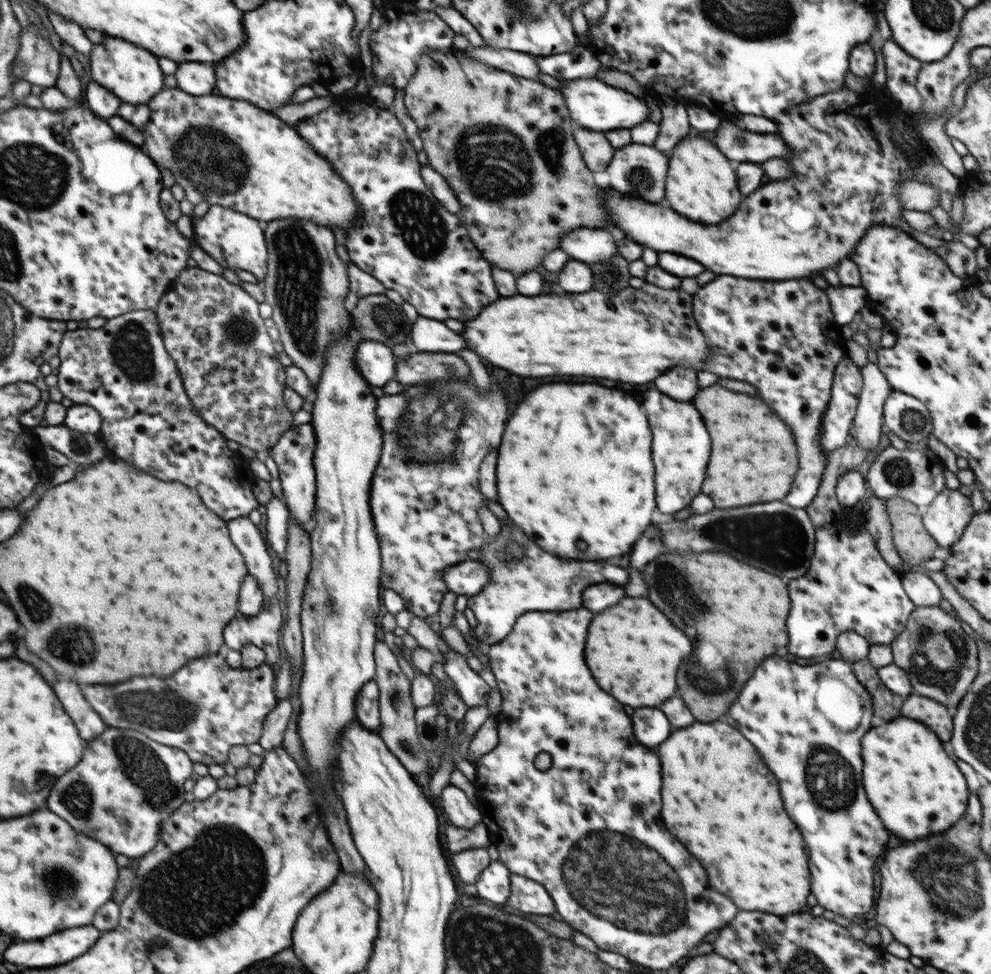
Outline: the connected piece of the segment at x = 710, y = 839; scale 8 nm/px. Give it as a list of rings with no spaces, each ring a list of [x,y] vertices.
[[[712,722],[712,724],[692,724],[688,728],[680,728],[676,732],[672,732],[668,736],[666,742],[662,742],[658,746],[658,758],[662,764],[662,818],[668,826],[668,830],[700,860],[700,864],[706,868],[710,884],[720,890],[722,894],[730,896],[734,900],[734,904],[740,910],[762,910],[762,912],[770,912],[770,914],[786,915],[801,910],[802,906],[808,904],[807,898],[810,894],[810,874],[808,874],[808,856],[804,852],[804,840],[800,836],[800,832],[796,830],[796,824],[786,816],[784,806],[782,806],[782,798],[780,798],[780,790],[778,790],[778,780],[774,778],[774,774],[766,768],[762,756],[758,754],[758,750],[736,730],[732,730],[732,726],[724,724],[724,722]]]

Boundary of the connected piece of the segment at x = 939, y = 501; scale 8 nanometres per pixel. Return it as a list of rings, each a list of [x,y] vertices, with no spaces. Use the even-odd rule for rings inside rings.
[[[944,488],[922,512],[924,528],[940,548],[949,548],[960,536],[975,511],[970,498],[960,492]]]

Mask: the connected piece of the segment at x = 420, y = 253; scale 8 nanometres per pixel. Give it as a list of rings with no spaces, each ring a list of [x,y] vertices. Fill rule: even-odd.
[[[335,105],[298,122],[296,130],[300,130],[300,136],[306,138],[317,153],[330,160],[338,175],[352,187],[354,199],[360,203],[360,222],[346,230],[345,246],[351,263],[376,278],[387,290],[398,292],[420,316],[434,320],[472,320],[484,306],[500,298],[492,277],[493,266],[472,242],[459,213],[448,211],[427,188],[417,152],[392,109],[380,110],[376,105],[366,105],[360,108],[360,112],[352,112]]]

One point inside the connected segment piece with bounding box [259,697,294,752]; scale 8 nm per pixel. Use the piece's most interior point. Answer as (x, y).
(275, 723)

